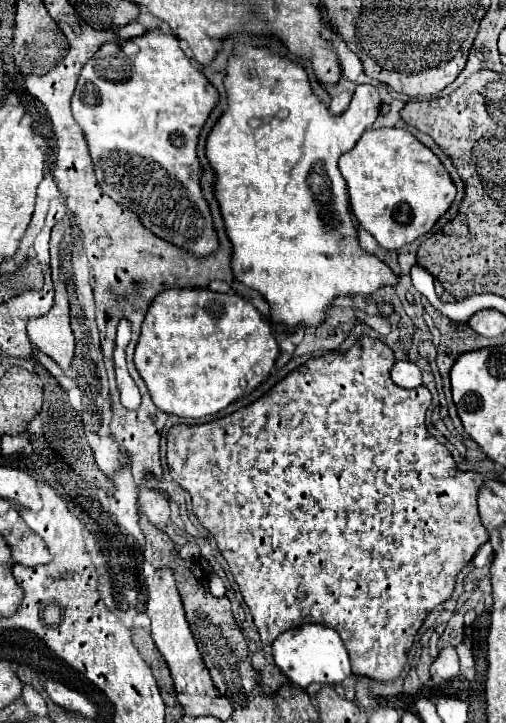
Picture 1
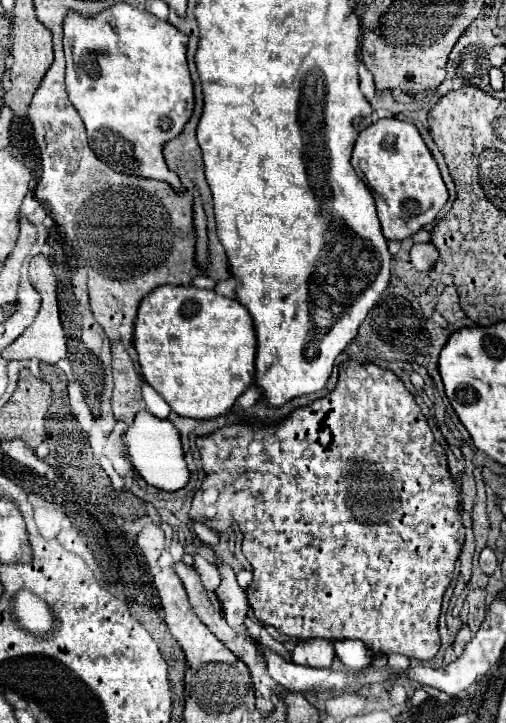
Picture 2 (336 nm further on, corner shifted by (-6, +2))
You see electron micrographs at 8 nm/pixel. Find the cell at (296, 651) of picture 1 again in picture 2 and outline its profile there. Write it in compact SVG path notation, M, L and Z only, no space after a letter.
M322 638L302 640L292 650L292 662L310 668L330 668L334 656L334 644Z

